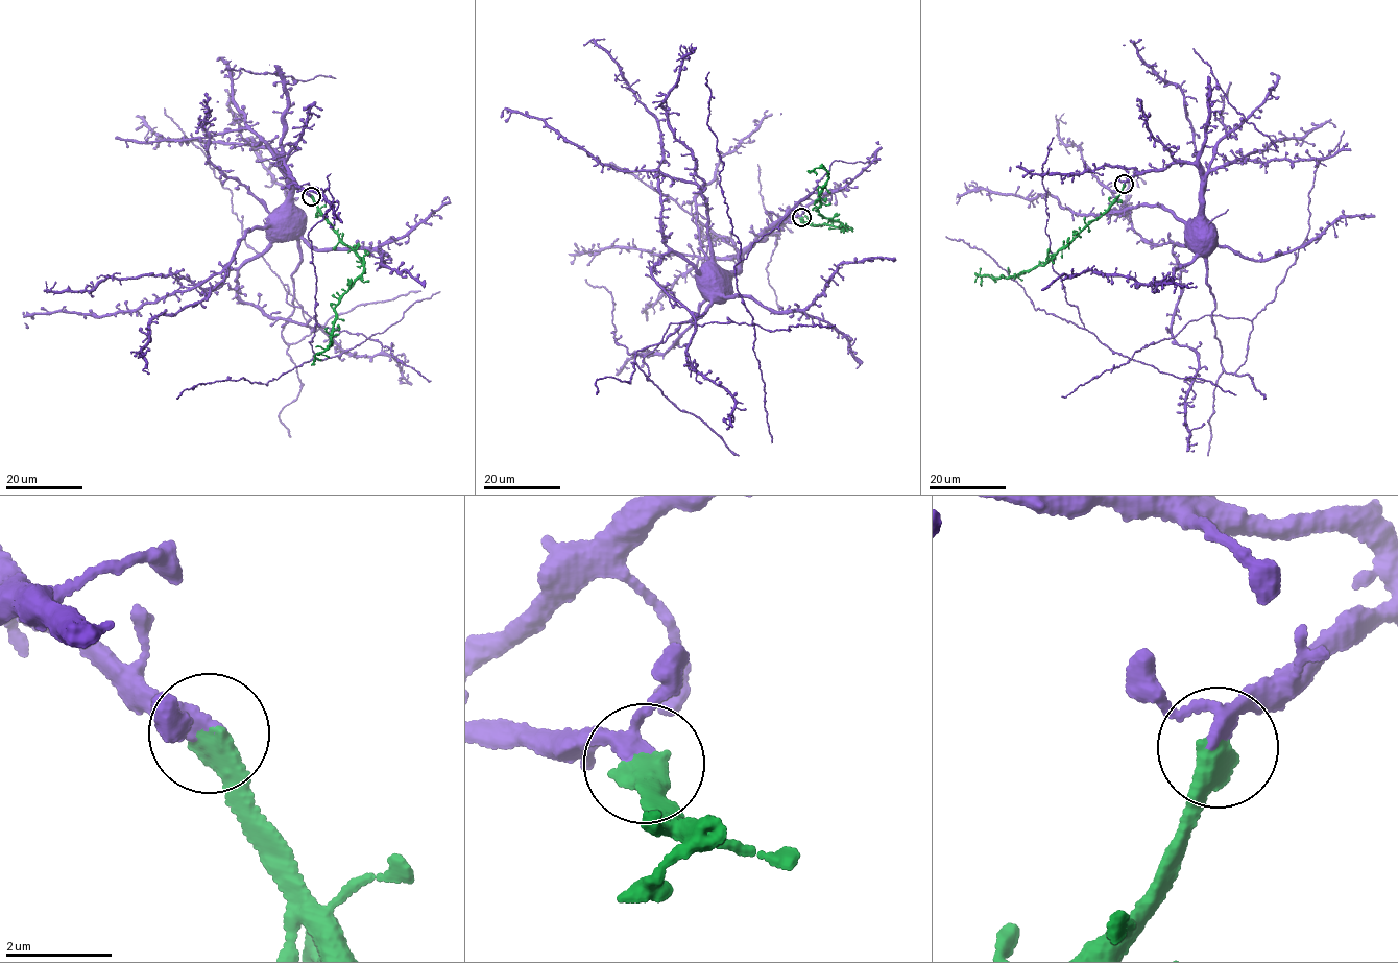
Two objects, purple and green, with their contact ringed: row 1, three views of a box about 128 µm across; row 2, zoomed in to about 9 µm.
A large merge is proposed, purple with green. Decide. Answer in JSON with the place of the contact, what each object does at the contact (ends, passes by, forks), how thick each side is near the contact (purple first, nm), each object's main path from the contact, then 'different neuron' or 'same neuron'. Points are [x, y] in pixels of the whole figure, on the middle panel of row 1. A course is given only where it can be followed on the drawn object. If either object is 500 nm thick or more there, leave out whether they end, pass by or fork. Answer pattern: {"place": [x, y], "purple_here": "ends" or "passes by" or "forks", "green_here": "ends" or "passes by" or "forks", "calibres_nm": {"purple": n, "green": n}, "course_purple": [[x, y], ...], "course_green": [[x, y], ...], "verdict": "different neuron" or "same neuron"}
{"place": [801, 217], "purple_here": "passes by", "green_here": "ends", "calibres_nm": {"purple": 280, "green": 480}, "course_purple": [[800, 217], [788, 215], [766, 231], [738, 259], [731, 271], [713, 282]], "course_green": [[801, 218], [812, 225], [846, 227], [819, 213], [820, 193], [827, 178], [827, 170], [822, 168], [808, 171]], "verdict": "same neuron"}

